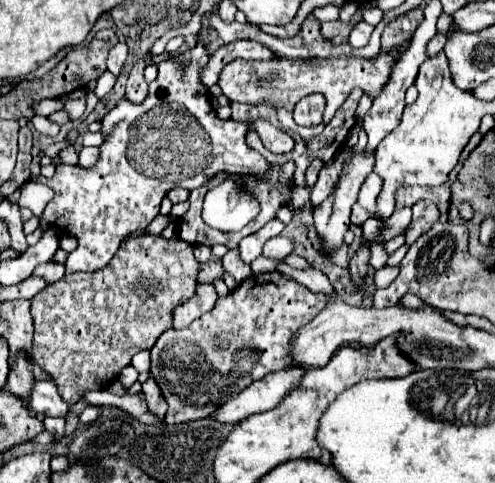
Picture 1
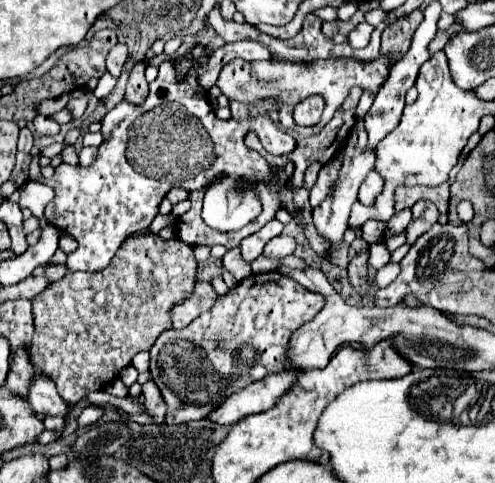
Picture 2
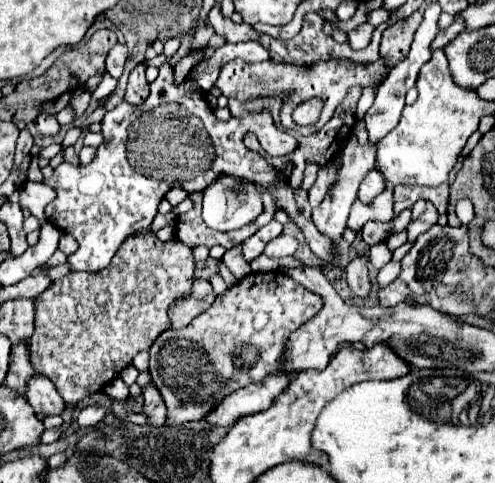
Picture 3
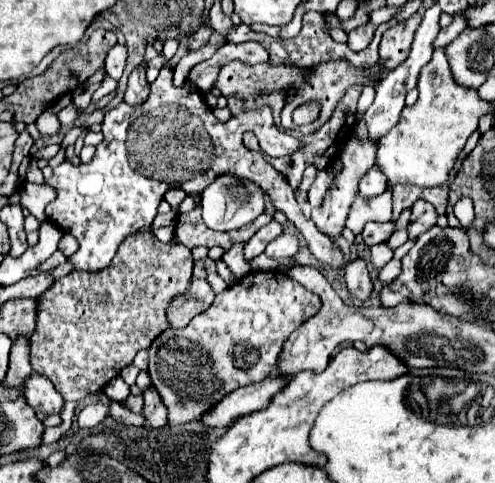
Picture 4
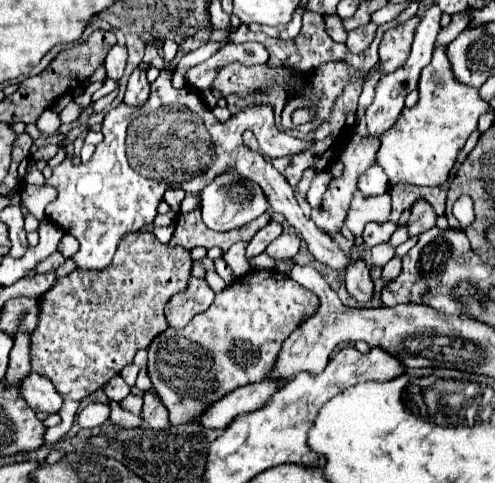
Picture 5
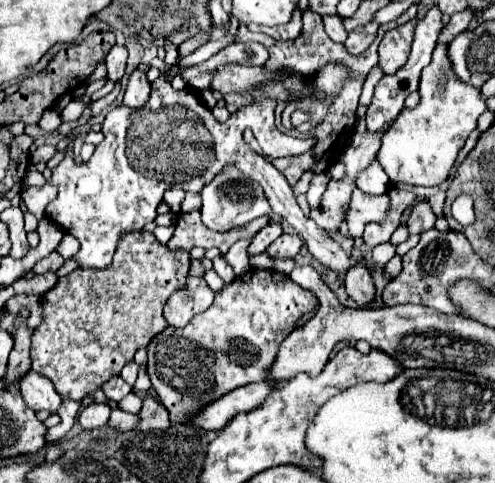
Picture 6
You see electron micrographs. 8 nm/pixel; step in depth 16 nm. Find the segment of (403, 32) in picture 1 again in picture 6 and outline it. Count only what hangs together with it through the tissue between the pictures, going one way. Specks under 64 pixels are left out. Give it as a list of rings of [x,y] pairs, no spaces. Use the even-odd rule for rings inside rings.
[[[412,18],[408,20],[408,24],[402,24],[400,28],[388,30],[384,34],[384,40],[380,42],[380,48],[378,48],[378,54],[380,54],[378,66],[382,68],[384,74],[396,72],[404,64],[404,60],[408,60],[416,26],[418,26],[418,18]]]

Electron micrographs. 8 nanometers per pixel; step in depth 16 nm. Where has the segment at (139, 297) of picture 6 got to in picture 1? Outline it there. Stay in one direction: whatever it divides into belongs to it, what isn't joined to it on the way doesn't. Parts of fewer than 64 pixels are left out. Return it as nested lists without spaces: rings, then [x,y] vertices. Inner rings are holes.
[[[130,236],[128,240],[124,240],[124,244],[120,244],[116,256],[110,260],[108,268],[100,268],[96,272],[74,272],[72,276],[64,276],[62,280],[46,286],[44,290],[40,290],[34,298],[32,298],[32,318],[34,318],[34,360],[38,366],[42,366],[44,370],[48,370],[48,374],[52,374],[52,378],[58,384],[58,392],[60,396],[68,402],[68,404],[76,404],[82,396],[82,390],[104,390],[108,388],[120,374],[120,370],[124,366],[130,364],[132,356],[140,350],[150,350],[152,344],[156,344],[156,338],[172,328],[172,312],[174,308],[178,308],[180,304],[184,304],[186,300],[190,300],[196,294],[196,286],[198,286],[198,272],[200,272],[200,264],[196,262],[194,254],[192,254],[192,246],[188,242],[184,242],[182,238],[162,238],[162,236]]]

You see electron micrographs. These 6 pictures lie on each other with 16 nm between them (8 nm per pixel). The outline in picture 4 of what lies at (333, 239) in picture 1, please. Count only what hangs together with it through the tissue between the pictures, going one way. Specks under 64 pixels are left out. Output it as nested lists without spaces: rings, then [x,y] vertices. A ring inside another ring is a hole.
[[[354,138],[344,146],[340,160],[344,166],[342,166],[338,178],[332,182],[322,204],[312,210],[312,222],[316,224],[316,228],[320,228],[320,232],[324,232],[326,236],[332,236],[334,240],[342,234],[342,230],[346,226],[346,218],[348,218],[350,206],[354,202],[354,196],[358,192],[358,184],[360,184],[364,172],[368,172],[368,168],[372,168],[372,164],[376,164],[376,144],[372,144],[370,140],[366,144],[360,144],[358,138]]]

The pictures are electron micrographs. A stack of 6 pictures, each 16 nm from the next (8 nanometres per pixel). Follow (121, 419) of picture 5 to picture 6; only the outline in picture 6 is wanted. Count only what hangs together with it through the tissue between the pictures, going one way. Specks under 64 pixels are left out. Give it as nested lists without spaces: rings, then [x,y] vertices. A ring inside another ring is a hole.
[[[108,400],[107,403],[110,405],[110,408],[112,408],[112,414],[110,414],[110,426],[112,426],[112,428],[132,430],[136,424],[140,424],[140,418],[138,418],[138,416],[120,410],[114,401]]]

